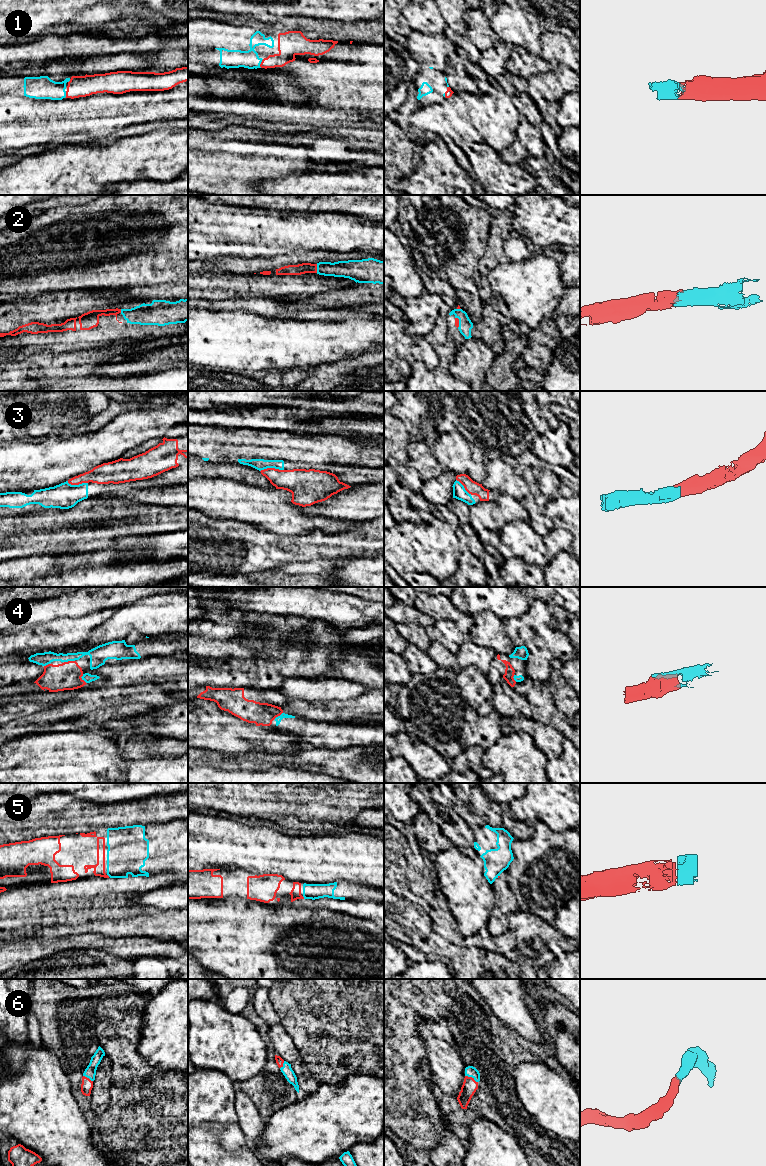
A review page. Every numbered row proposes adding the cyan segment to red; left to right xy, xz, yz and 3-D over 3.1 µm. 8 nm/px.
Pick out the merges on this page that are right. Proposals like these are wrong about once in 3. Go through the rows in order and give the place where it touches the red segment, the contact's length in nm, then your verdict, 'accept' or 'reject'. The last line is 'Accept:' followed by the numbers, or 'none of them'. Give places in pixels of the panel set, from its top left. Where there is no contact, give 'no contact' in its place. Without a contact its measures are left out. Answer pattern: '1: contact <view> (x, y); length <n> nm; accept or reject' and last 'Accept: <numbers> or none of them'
1: contact xz (261, 63); length 80 nm; accept
2: contact xz (316, 268); length 70 nm; accept
3: contact xz (271, 468); length 190 nm; accept
4: contact xy (69, 661); length 90 nm; accept
5: contact xz (303, 897); length 30 nm; accept
6: contact yz (471, 1077); length 120 nm; accept
Accept: 1, 2, 3, 4, 5, 6

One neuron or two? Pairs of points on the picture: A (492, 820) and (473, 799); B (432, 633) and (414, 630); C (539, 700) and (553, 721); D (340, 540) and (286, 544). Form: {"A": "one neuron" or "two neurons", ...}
{"A": "one neuron", "B": "two neurons", "C": "one neuron", "D": "one neuron"}

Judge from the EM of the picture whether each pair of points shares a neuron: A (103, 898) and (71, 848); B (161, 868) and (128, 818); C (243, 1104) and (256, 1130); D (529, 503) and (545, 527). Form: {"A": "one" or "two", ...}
{"A": "two", "B": "two", "C": "one", "D": "one"}

